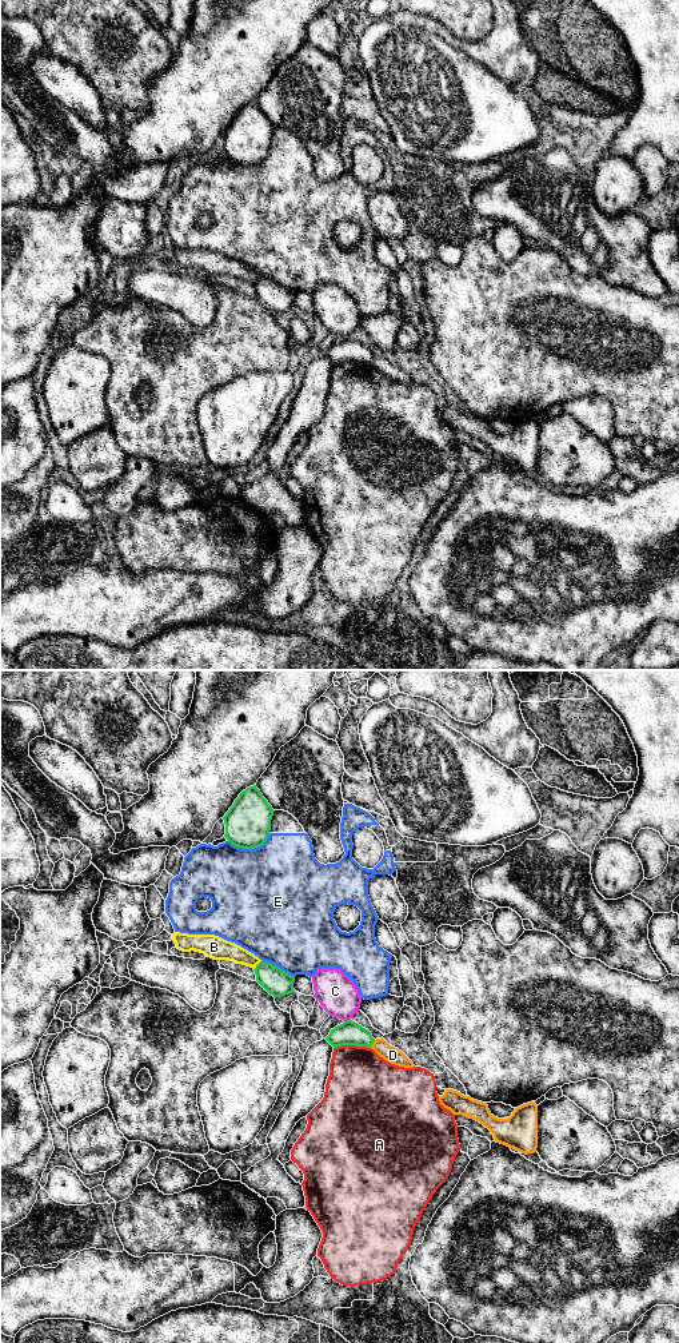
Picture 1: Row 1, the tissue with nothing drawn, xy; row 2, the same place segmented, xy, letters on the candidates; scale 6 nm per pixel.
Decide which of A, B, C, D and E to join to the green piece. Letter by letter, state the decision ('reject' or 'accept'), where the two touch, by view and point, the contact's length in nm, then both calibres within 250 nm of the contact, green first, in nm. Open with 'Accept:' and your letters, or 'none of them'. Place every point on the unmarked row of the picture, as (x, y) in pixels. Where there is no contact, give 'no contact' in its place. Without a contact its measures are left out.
Accept: none of them
A: reject; contact xy (351, 361); length 220 nm; calibres 140 and 400 nm
B: reject; contact xy (256, 282); length 80 nm; calibres 160 and 130 nm
C: reject; contact xy (347, 337); length 40 nm; calibres 140 and 240 nm
D: reject; contact xy (372, 359); length 60 nm; calibres 140 and 100 nm
E: reject; contact xy (250, 164); length 260 nm; calibres 280 and 500 nm

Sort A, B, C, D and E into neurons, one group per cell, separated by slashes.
A / B / C / D / E

